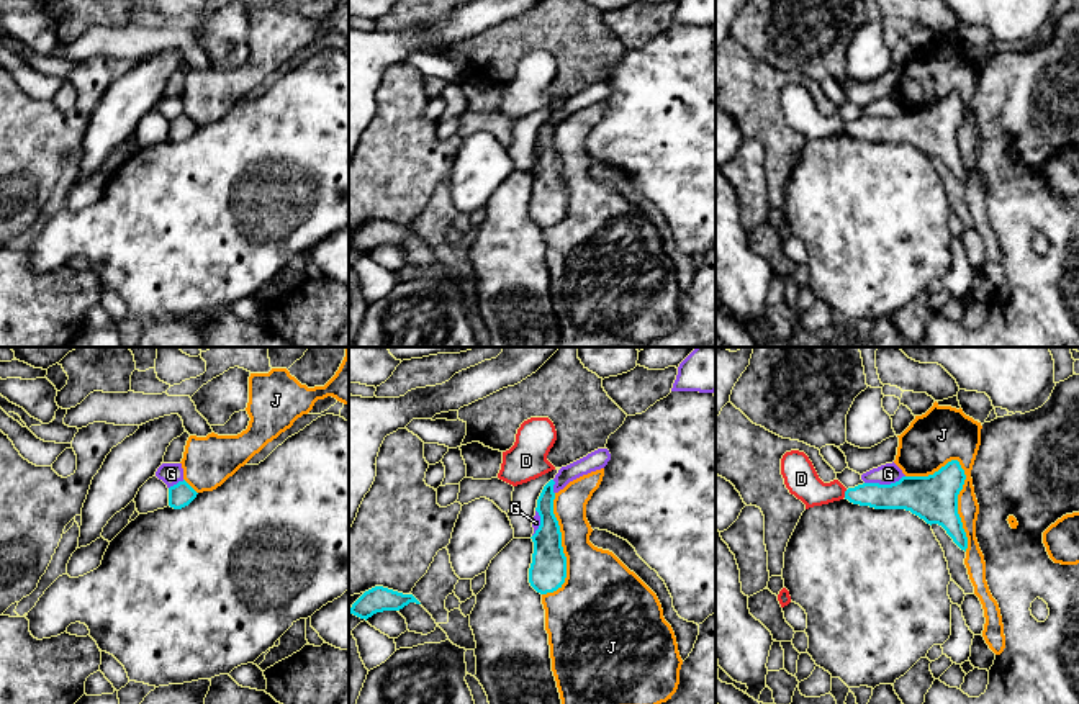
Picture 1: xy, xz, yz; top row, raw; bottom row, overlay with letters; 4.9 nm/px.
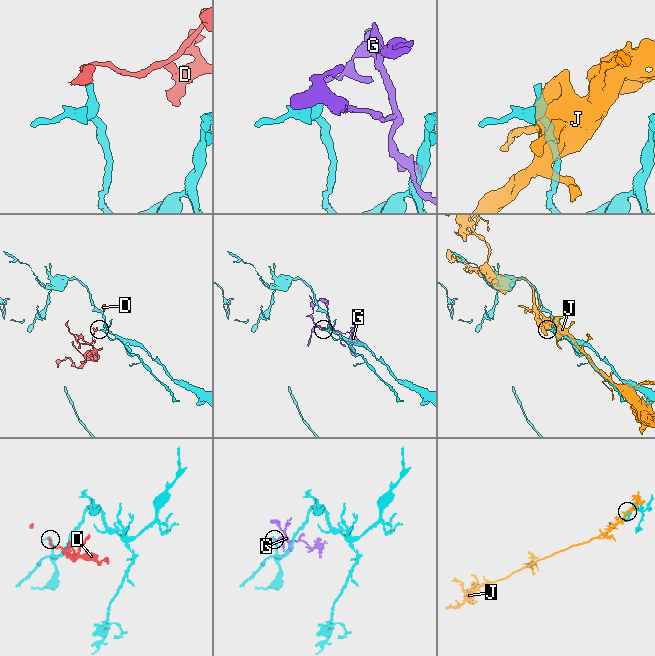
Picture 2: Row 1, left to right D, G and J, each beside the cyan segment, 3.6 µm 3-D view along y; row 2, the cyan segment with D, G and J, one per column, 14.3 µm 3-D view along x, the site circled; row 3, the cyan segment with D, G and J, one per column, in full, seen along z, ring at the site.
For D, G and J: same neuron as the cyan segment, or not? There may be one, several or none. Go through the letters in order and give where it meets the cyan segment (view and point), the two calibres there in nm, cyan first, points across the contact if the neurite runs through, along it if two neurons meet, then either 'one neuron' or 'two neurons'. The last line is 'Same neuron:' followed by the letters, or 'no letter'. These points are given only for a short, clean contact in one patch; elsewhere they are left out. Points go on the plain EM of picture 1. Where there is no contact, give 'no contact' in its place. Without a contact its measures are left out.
D: meets cyan in yz at (845, 126); 130 nm thick on the cyan side, 160 nm on the other; border along yz (847, 123), (844, 130); two neurons
G: meets cyan in yz at (884, 118); 240 nm thick on the cyan side, 100 nm on the other; border along yz (904, 108), (889, 117), (865, 117); two neurons
J: meets cyan in yz at (965, 112); 240 nm thick on the cyan side, 280 nm on the other; two neurons
Same neuron: no letter

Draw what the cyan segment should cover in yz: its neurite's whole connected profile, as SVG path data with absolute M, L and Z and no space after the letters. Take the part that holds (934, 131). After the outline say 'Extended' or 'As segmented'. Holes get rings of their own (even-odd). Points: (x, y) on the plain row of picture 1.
M958 93L928 110L902 110L891 118L863 116L845 124L845 133L874 142L905 142L927 157L941 159L966 185L968 170L958 147L958 128L966 108Z. As segmented

